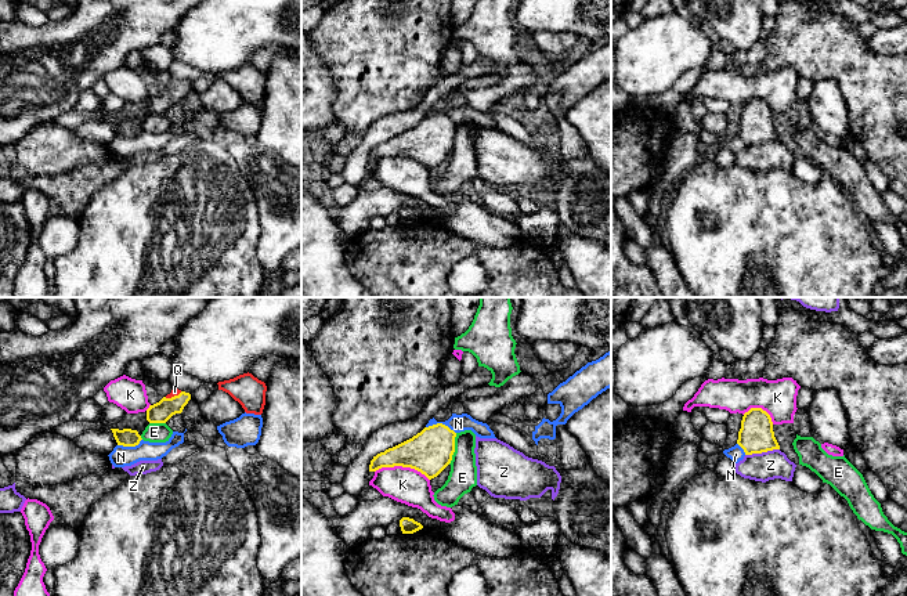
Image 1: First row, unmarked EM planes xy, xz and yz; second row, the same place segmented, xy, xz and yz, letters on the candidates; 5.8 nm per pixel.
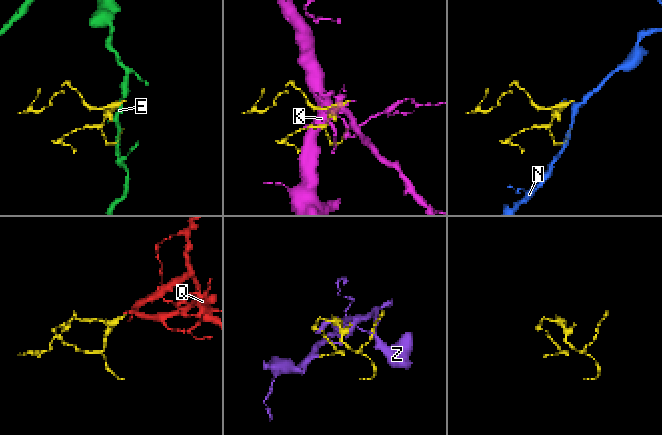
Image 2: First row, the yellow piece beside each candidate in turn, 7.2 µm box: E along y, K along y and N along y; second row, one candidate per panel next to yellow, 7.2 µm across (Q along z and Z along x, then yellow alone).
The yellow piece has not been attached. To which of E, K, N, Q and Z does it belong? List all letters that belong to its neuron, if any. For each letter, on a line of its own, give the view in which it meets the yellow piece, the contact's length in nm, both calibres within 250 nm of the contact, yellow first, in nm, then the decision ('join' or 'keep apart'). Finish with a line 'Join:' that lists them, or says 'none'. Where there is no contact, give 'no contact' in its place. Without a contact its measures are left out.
E: xz | 190 nm | 260/160 nm | keep apart
K: xz | 320 nm | 260/200 nm | keep apart
N: xz | 180 nm | 260/100 nm | keep apart
Q: xy | 110 nm | 120/50 nm | join
Z: yz | 200 nm | 200/170 nm | keep apart
Join: Q

